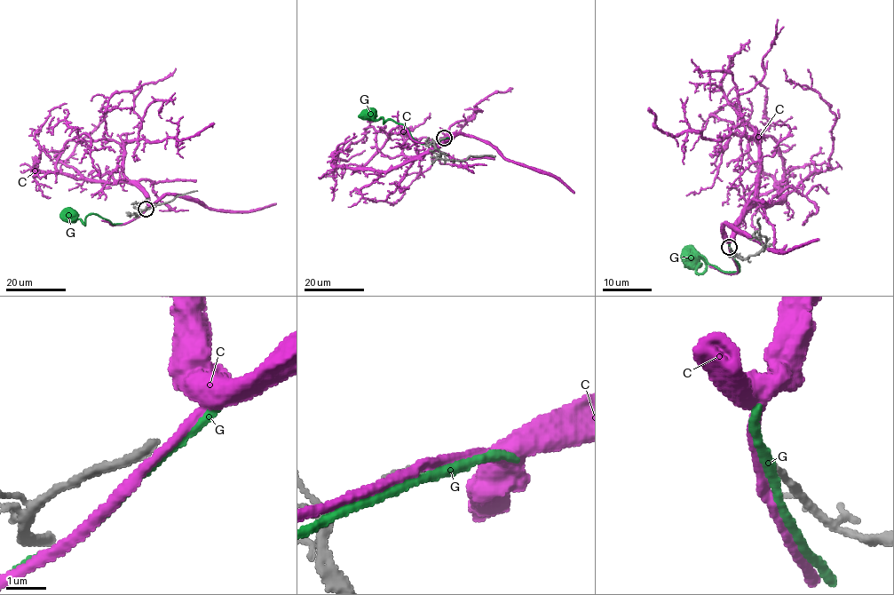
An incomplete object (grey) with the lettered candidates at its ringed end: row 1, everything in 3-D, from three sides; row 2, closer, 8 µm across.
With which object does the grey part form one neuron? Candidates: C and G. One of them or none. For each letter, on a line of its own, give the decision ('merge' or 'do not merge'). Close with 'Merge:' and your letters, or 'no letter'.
C: do not merge
G: do not merge
Merge: no letter

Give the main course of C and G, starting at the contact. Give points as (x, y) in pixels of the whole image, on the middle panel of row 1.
C: (443, 138), (446, 138), (430, 151), (386, 170), (354, 170), (367, 162), (399, 124), (398, 111)
G: (444, 138), (432, 144), (421, 144), (403, 124), (390, 119), (383, 123), (383, 119), (374, 120), (368, 115)

